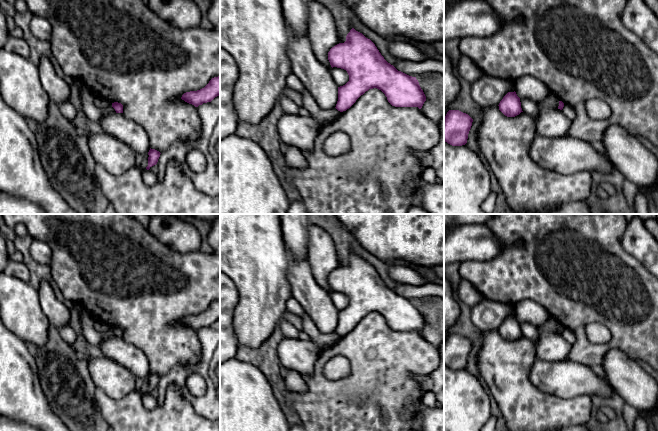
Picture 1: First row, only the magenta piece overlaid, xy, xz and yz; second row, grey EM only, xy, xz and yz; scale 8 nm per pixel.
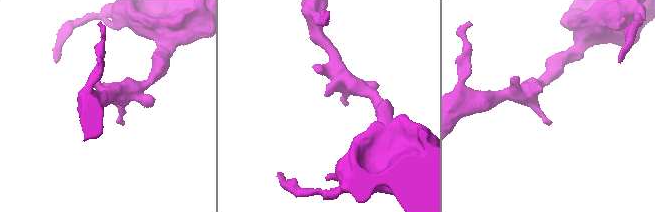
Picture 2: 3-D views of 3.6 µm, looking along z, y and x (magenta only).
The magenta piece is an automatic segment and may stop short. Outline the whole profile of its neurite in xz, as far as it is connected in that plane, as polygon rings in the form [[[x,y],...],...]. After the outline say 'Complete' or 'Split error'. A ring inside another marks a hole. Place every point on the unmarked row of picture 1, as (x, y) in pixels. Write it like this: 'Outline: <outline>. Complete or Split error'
Outline: [[[354,252],[347,258],[344,267],[339,267],[330,273],[328,284],[332,292],[344,293],[349,299],[349,305],[338,311],[338,325],[335,332],[340,336],[349,333],[361,319],[373,312],[381,314],[388,326],[395,331],[418,331],[421,333],[426,325],[426,320],[416,301],[398,295],[384,283],[370,263]]]. Complete

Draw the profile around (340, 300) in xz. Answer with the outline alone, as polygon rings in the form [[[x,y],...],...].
[[[333,291],[330,296],[338,311],[345,309],[349,305],[349,299],[344,293]]]

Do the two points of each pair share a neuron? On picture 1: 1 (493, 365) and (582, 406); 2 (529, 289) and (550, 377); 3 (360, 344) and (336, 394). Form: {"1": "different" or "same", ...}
{"1": "same", "2": "different", "3": "same"}

